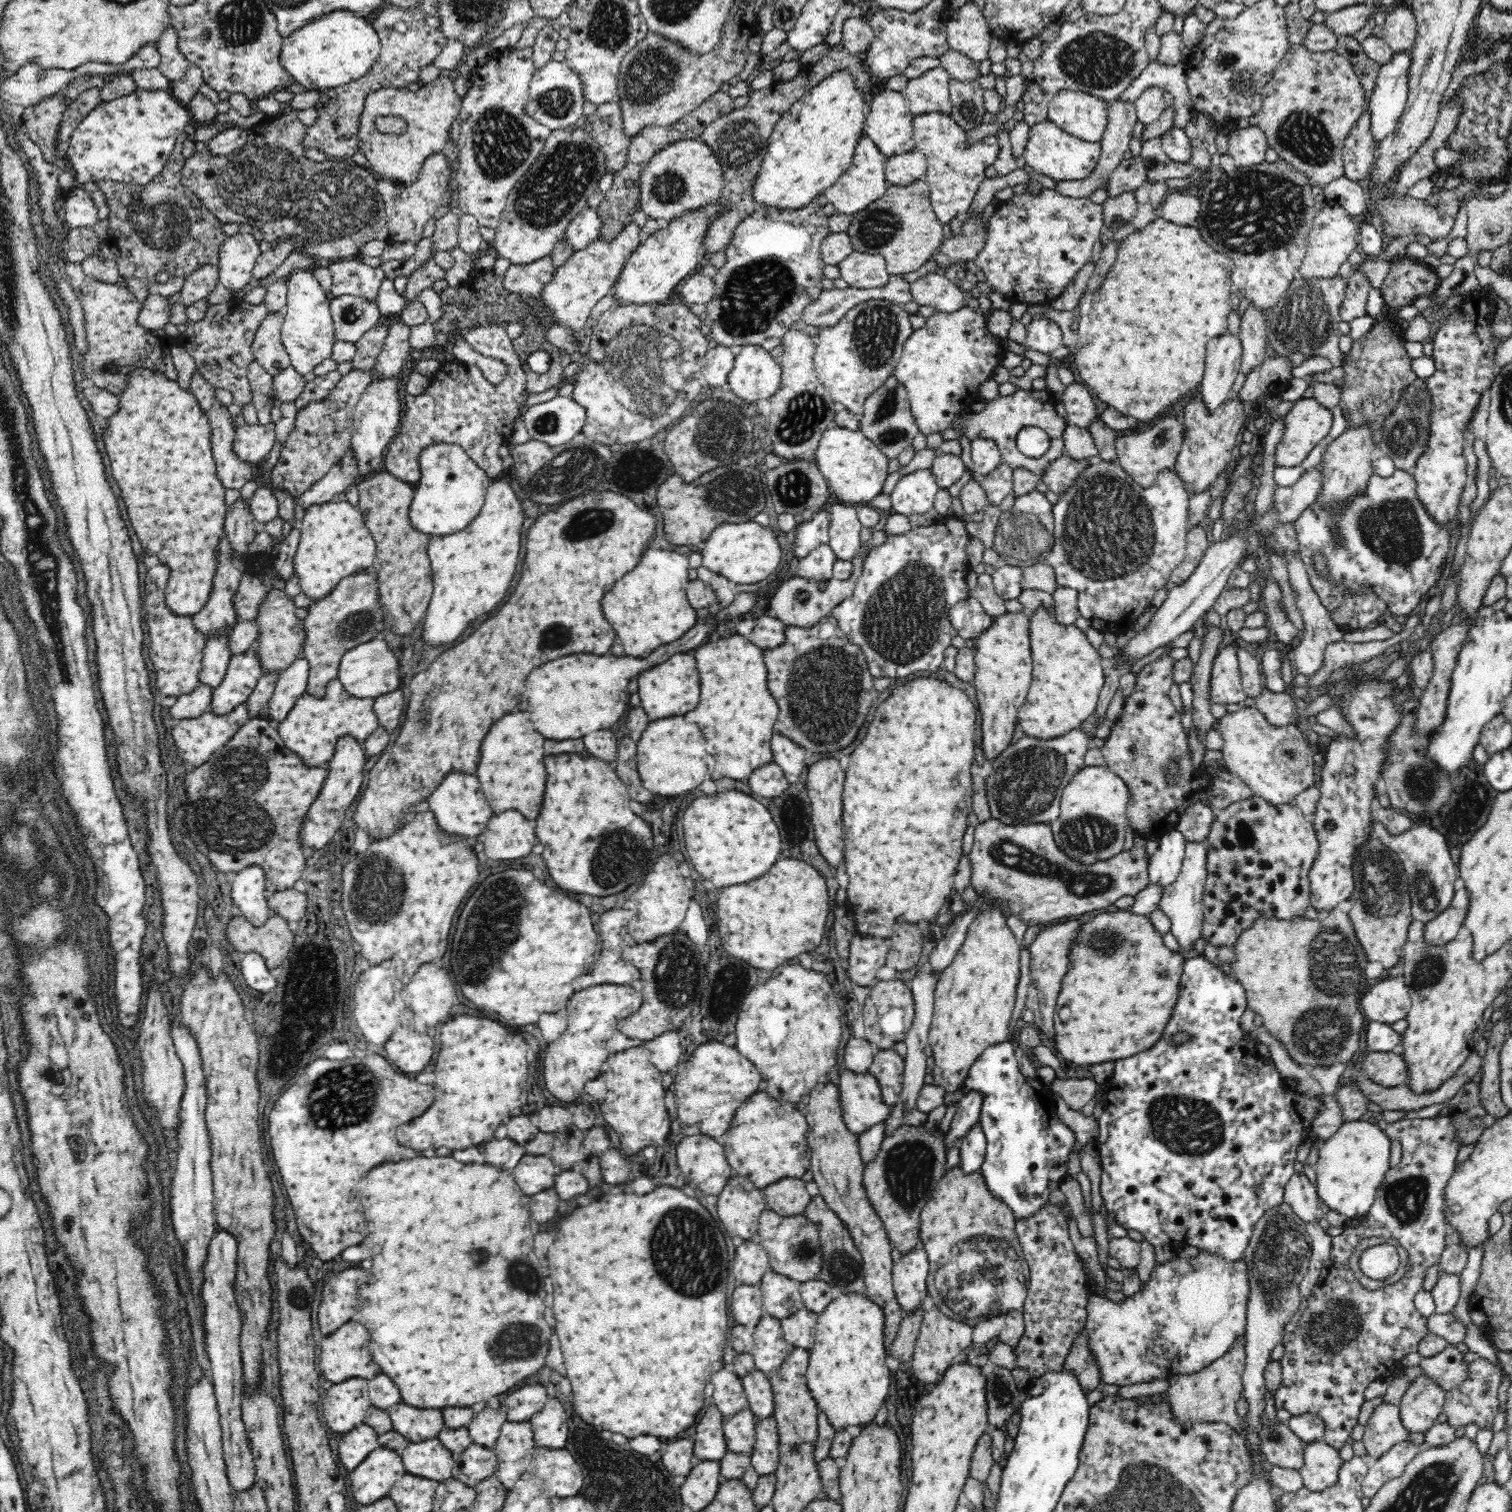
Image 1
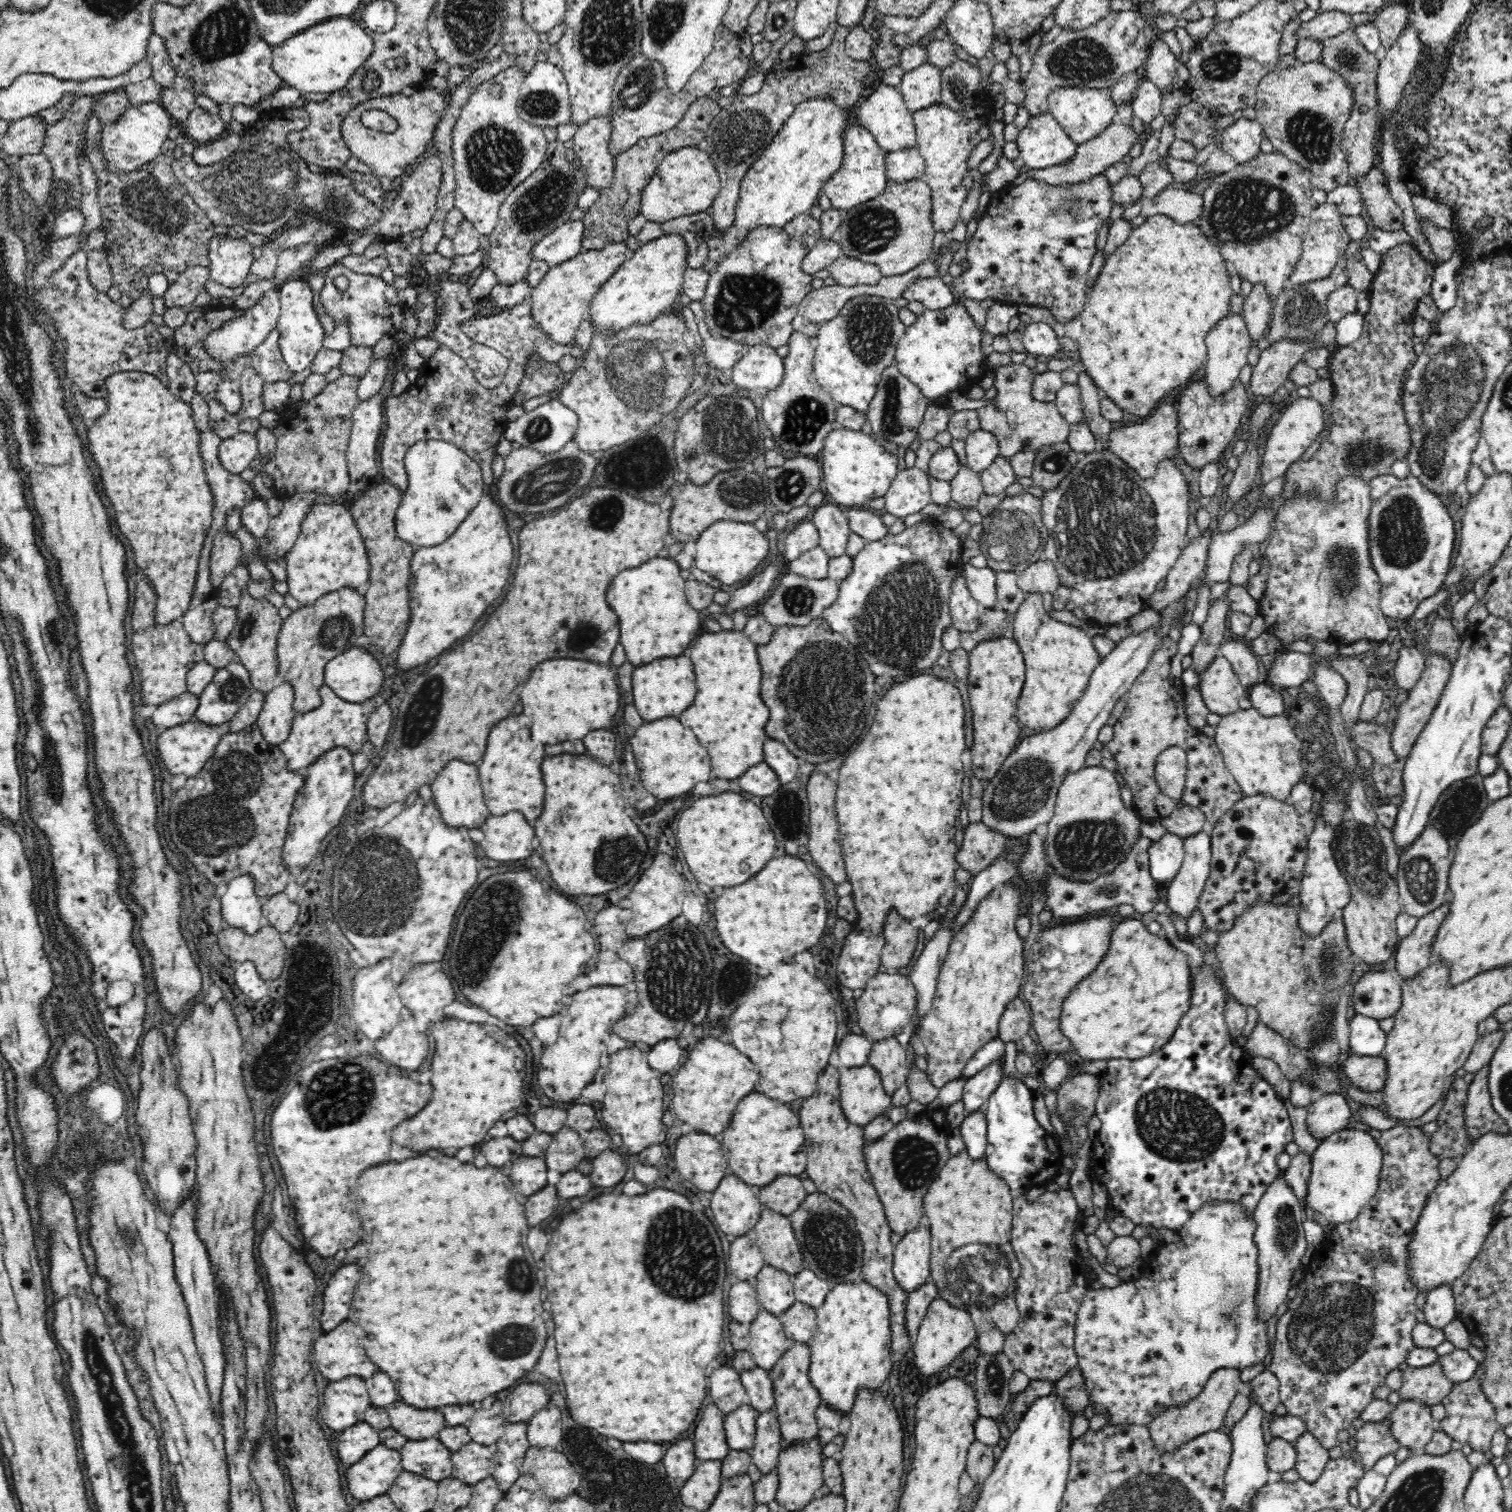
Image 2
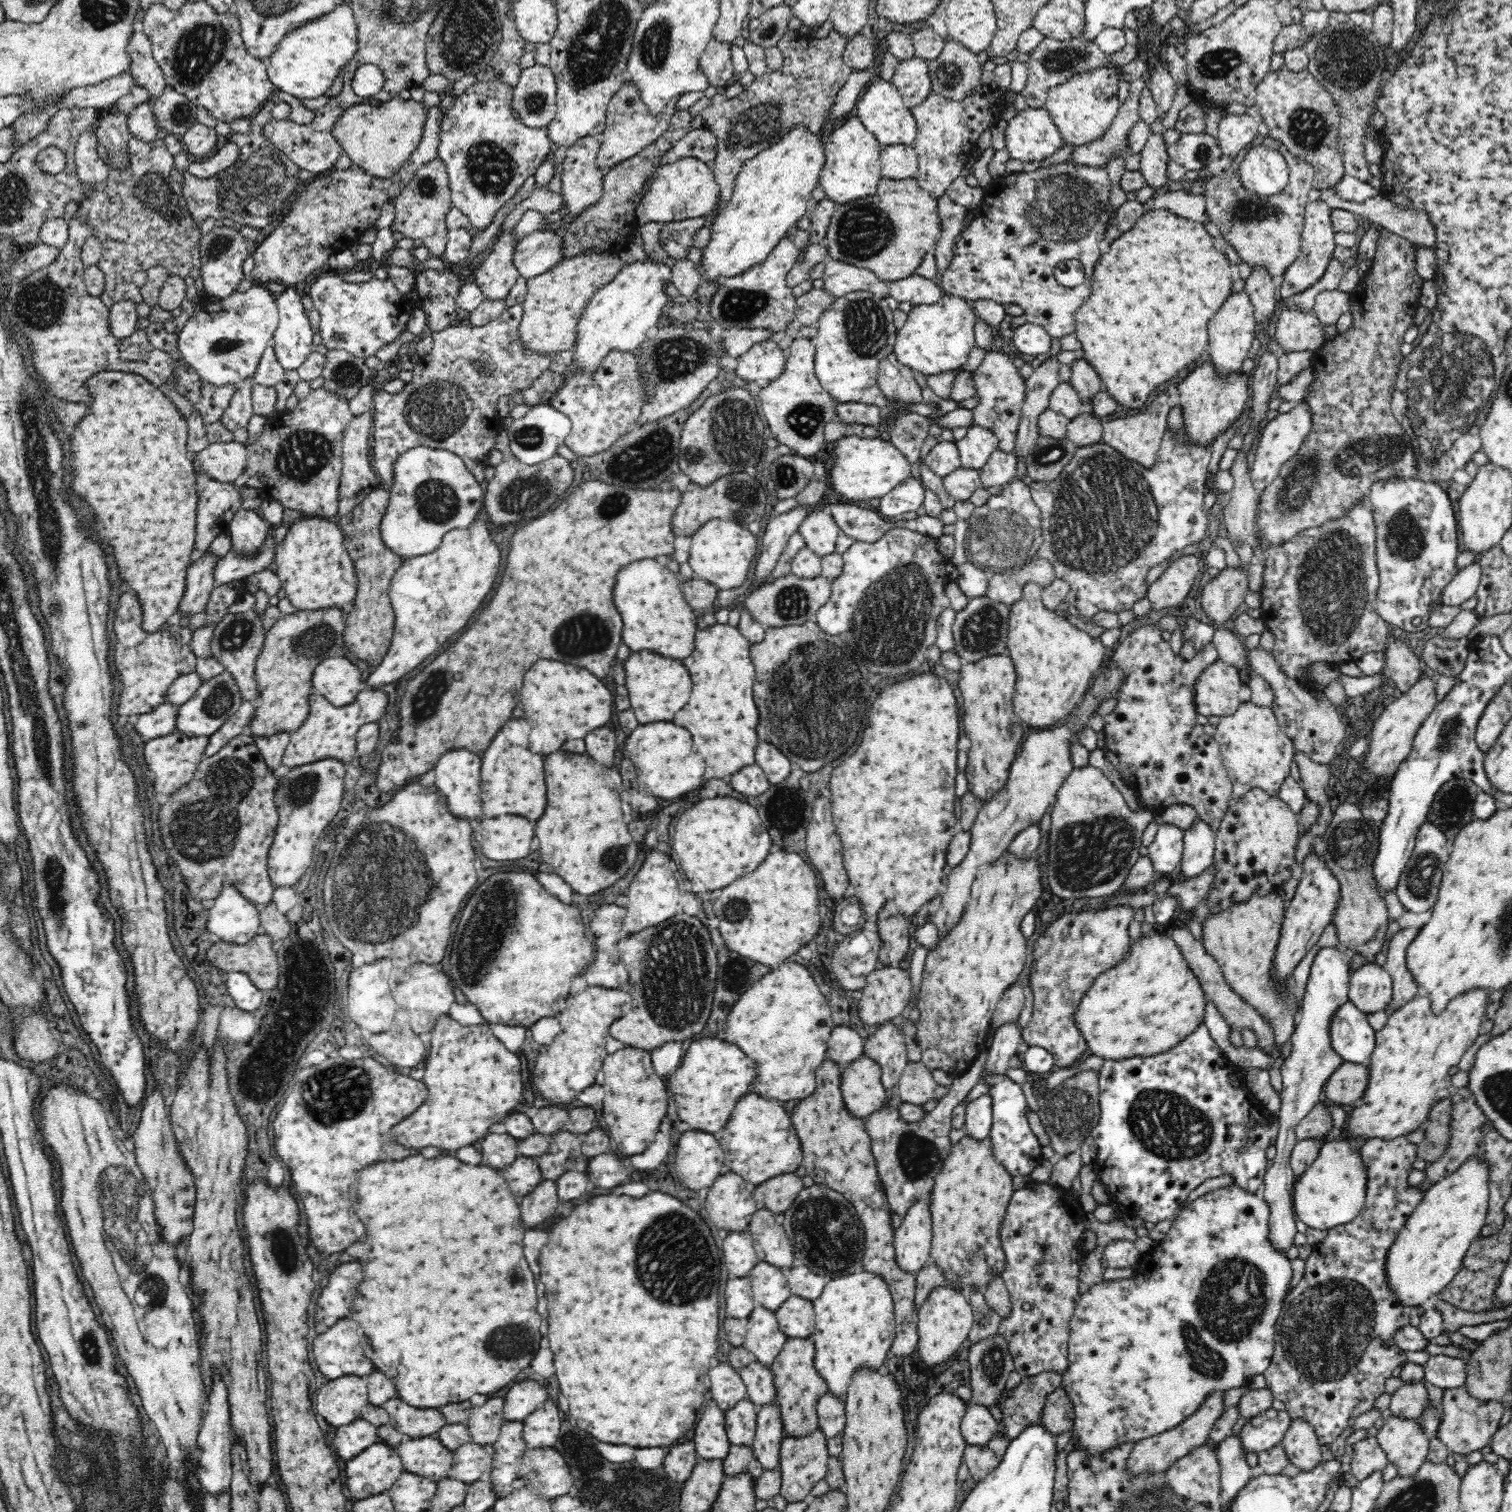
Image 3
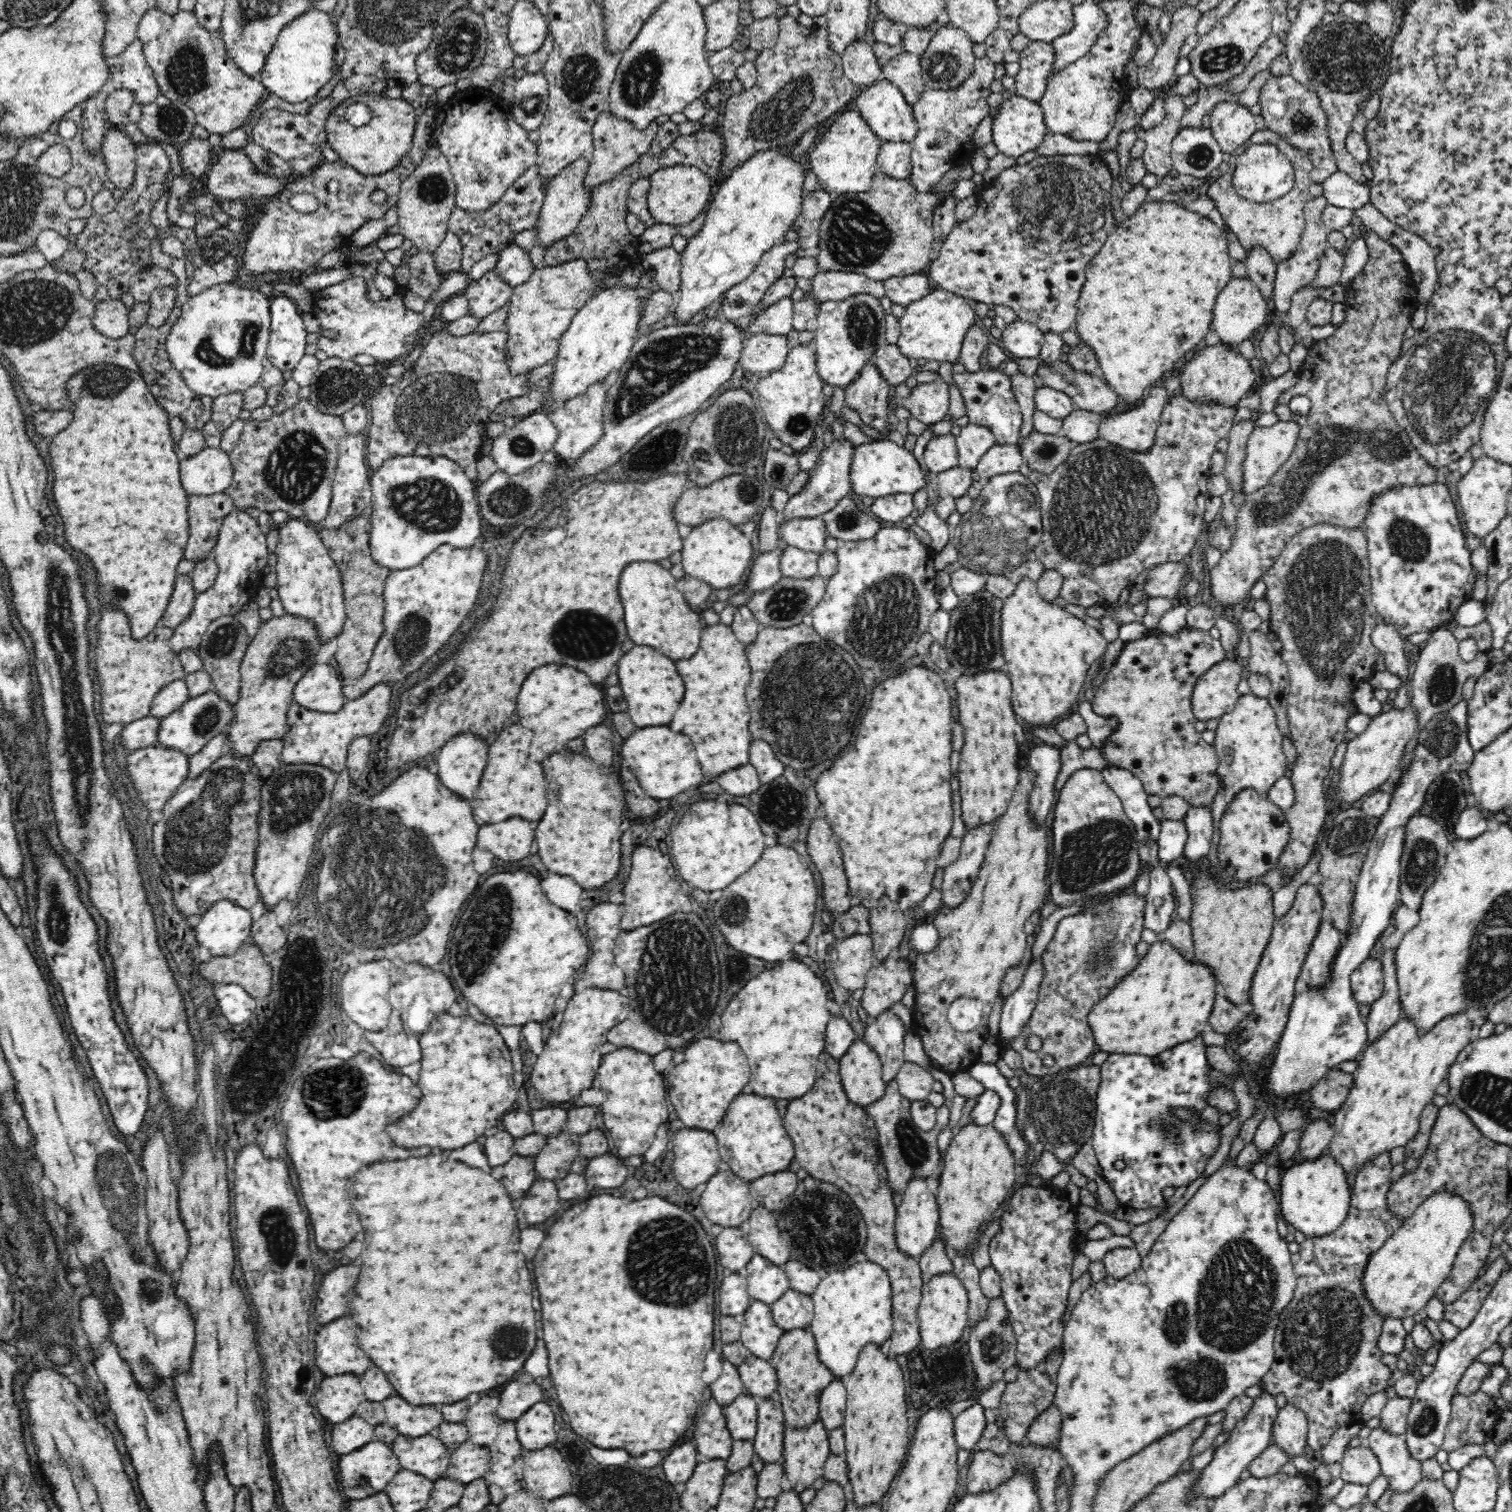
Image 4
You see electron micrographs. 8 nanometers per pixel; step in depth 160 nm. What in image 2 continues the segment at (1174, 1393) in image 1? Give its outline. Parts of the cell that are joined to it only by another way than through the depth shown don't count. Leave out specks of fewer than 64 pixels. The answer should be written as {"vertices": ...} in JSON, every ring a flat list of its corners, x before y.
{"vertices":[[1218,1370,1210,1380,1206,1381,1202,1392,1191,1401,1175,1409,1164,1409,1147,1426,1151,1441,1160,1455,1173,1453,1194,1438,1208,1434,1211,1431,1223,1430,1222,1422,1234,1400,1234,1397,1243,1390,1240,1384,1240,1373,1238,1370]]}

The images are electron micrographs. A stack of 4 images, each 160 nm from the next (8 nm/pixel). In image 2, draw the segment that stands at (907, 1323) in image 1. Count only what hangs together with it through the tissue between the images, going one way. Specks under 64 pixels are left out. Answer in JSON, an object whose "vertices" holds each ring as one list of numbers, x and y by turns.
{"vertices":[[930,1276,922,1286,912,1290,906,1299,906,1329,910,1337,916,1340,919,1327,926,1316,929,1305,934,1299,939,1298,938,1287]]}

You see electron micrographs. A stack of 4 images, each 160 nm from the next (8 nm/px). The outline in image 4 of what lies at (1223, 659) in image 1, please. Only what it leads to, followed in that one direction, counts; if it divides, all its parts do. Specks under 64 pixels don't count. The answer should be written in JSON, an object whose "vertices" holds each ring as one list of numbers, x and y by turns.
{"vertices":[[1233,657,1214,664,1198,678,1190,696,1196,720,1221,717,1236,706,1241,695,1237,689,1240,674,1242,666]]}

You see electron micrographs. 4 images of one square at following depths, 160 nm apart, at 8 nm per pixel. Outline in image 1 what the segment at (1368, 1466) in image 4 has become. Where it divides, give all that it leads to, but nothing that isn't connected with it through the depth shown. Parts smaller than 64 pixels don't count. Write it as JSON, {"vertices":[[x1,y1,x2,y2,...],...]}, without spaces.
{"vertices":[[1383,1402,1376,1407,1365,1424,1361,1442,1368,1453,1369,1461,1373,1461,1408,1438,1409,1433,1400,1421,1398,1405]]}

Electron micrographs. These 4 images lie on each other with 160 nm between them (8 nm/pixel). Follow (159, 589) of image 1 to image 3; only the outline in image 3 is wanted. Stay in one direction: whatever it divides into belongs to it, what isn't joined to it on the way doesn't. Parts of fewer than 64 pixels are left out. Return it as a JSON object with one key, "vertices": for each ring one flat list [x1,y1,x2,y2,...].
{"vertices":[[124,591,116,602,112,633,114,634,114,655,112,664,120,676,120,695,116,699,115,713,120,719,146,714,166,703,166,688,177,678,195,670,197,658,190,653,192,634,180,636,182,624,162,625,158,632,149,633,140,627,142,612,138,606,138,597,130,591]]}

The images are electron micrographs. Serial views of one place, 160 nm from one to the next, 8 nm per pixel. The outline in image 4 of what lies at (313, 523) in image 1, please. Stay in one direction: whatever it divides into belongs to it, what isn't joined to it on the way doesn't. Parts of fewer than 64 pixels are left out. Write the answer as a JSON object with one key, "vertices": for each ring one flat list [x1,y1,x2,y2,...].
{"vertices":[[290,519,278,527,278,541,275,548,277,556,276,590,286,616,306,619,314,625,320,646,330,639,337,638,346,620,342,579,336,563,320,537,318,526,305,520]]}

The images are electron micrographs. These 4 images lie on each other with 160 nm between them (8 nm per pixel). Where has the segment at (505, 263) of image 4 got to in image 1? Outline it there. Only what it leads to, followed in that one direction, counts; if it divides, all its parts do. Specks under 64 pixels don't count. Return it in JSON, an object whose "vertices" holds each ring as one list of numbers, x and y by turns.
{"vertices":[[586,207,570,220,564,236,560,239,576,252,586,248,589,242,598,239,598,234,600,234,600,217,596,209]]}

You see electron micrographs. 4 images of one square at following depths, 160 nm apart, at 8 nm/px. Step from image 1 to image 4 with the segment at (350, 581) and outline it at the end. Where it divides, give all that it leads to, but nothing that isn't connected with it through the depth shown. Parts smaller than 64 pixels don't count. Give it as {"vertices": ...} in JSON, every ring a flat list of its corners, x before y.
{"vertices":[[284,615,261,622,238,666,238,673,241,674,238,702,233,705,232,718,228,720,225,731,226,739,230,743,228,753,232,757,250,757,259,742,280,739,286,734,286,710,292,705,292,690,302,675,315,664,314,656,320,652,320,647,314,625,304,618]]}

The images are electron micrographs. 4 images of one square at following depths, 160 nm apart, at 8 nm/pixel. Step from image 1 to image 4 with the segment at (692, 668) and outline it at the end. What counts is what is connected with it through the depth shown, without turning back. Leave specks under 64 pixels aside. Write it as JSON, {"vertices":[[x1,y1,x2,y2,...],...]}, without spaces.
{"vertices":[[634,646,626,652,618,664,618,678,628,704,628,714,638,728,668,724,684,698,684,686,676,672,676,664,650,646]]}

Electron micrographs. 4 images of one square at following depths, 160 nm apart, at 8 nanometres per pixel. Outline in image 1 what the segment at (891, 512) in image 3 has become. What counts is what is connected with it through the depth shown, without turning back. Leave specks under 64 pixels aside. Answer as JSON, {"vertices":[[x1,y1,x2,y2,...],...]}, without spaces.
{"vertices":[[930,469,916,470,903,478,889,492,890,512,905,514,924,514,932,508,939,487]]}

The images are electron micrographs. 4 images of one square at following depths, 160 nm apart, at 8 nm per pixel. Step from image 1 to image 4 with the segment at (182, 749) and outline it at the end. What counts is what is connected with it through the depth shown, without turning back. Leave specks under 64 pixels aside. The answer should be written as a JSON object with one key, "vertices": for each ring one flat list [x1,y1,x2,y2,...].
{"vertices":[[158,746,141,748,130,752,124,769,137,795,148,811,161,811,174,791,186,780,189,758,174,749]]}

